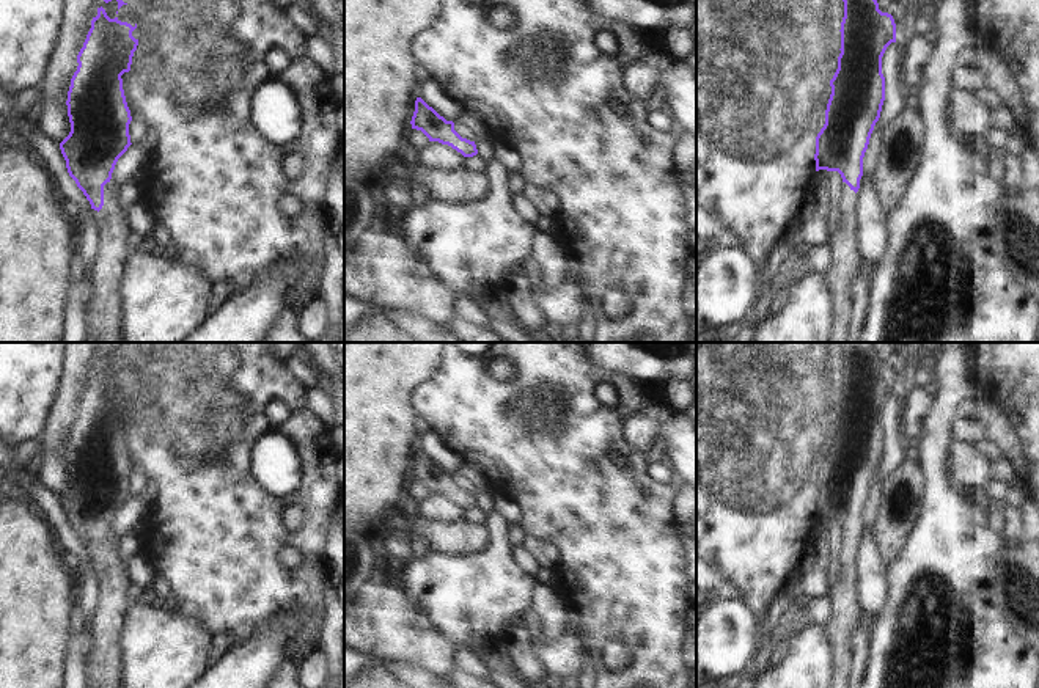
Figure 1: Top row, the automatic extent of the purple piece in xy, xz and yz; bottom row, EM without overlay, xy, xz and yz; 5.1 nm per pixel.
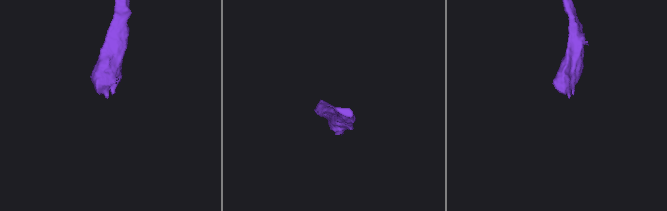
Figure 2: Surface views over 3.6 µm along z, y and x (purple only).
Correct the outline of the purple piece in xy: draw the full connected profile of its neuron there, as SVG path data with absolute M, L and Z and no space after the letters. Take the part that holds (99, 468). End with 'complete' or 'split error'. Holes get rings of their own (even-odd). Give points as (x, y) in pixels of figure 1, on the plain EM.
M97 360L97 368L91 372L83 399L77 407L77 423L71 430L68 443L68 468L71 474L69 487L60 495L69 528L83 543L94 561L101 594L97 609L88 630L94 638L94 649L88 657L90 688L124 688L124 657L123 630L127 622L127 589L130 580L121 569L119 548L110 542L110 531L118 511L127 503L130 495L129 476L130 462L126 454L123 430L130 423L132 408L138 391L132 388L132 379L118 369L110 371L105 361Z; split error

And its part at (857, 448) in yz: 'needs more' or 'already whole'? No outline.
needs more

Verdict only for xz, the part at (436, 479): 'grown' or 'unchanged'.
unchanged

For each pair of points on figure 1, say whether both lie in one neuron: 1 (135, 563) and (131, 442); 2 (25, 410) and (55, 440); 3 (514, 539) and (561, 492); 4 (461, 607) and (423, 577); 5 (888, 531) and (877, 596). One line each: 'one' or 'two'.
1: two
2: two
3: two
4: one
5: two

